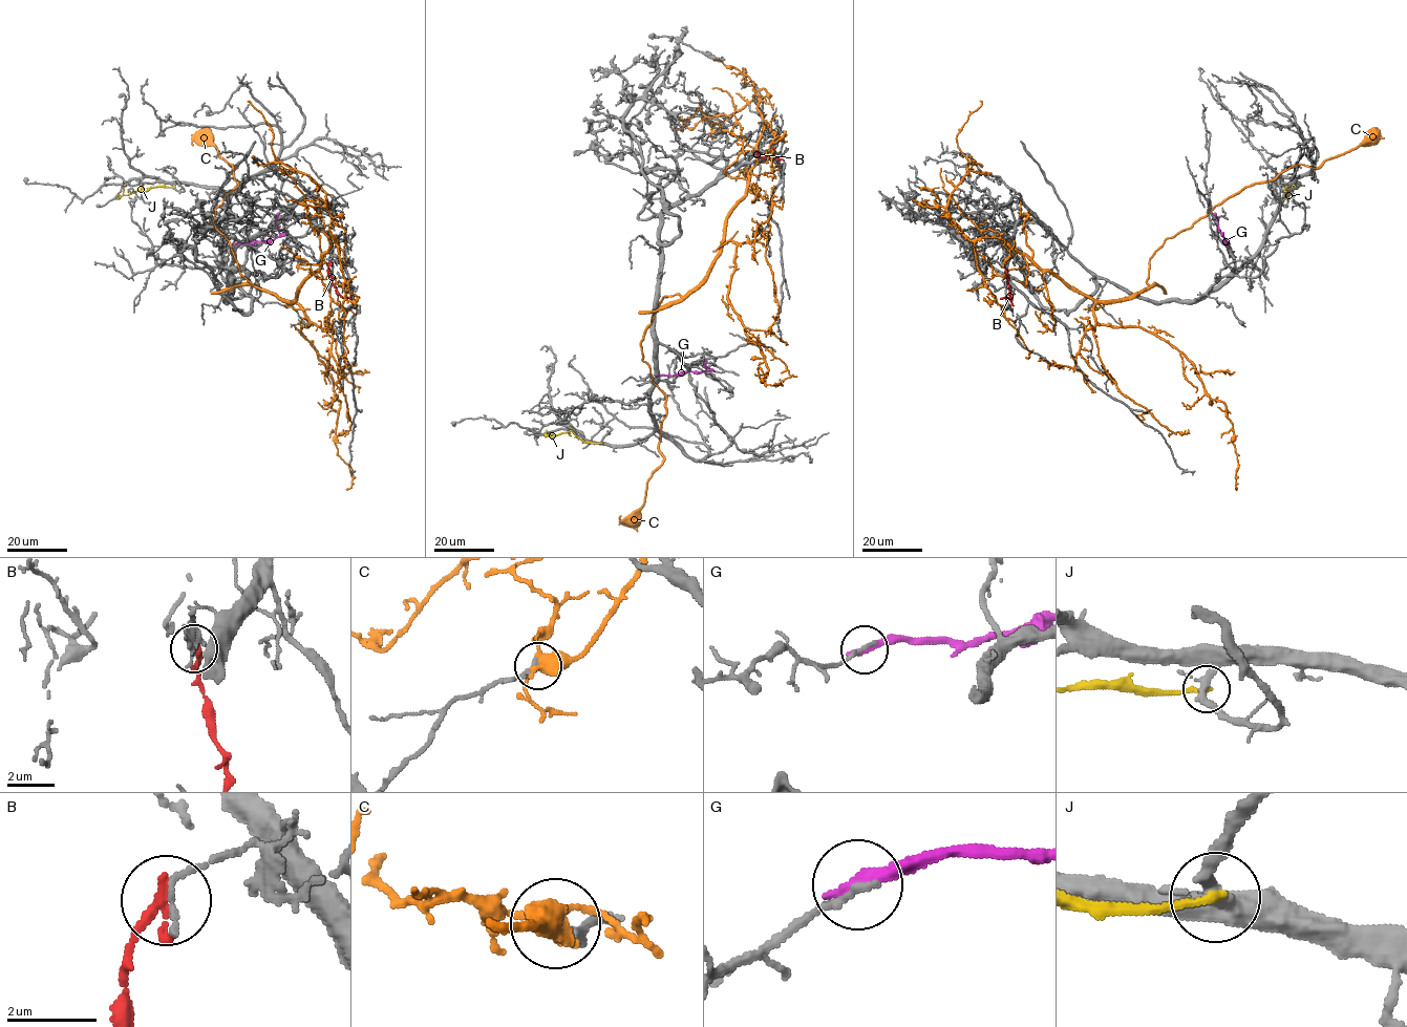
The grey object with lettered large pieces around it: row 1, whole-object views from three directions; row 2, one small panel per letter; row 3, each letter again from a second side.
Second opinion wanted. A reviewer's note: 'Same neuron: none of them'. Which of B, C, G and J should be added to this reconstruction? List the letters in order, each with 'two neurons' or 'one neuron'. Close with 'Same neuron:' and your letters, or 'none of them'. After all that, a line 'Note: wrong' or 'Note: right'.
B: two neurons
C: two neurons
G: two neurons
J: two neurons
Same neuron: none of them
Note: right

